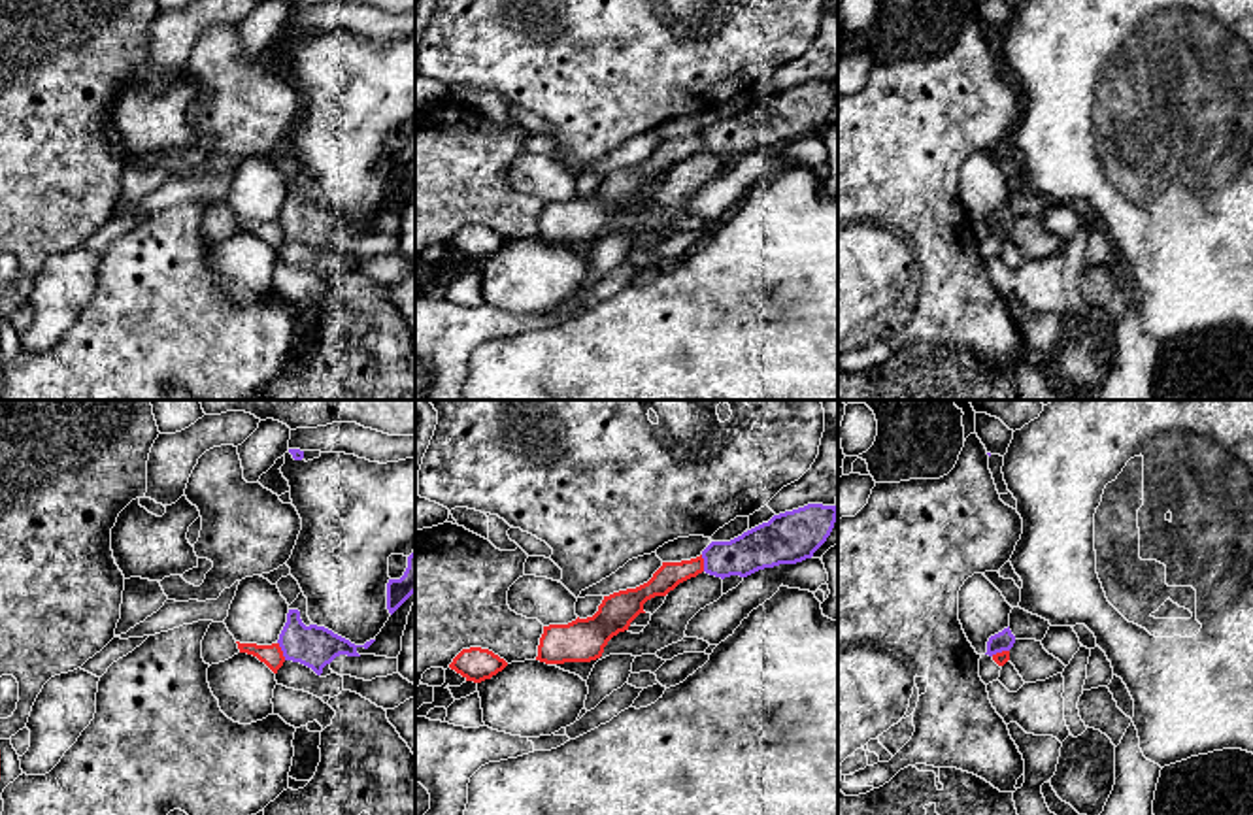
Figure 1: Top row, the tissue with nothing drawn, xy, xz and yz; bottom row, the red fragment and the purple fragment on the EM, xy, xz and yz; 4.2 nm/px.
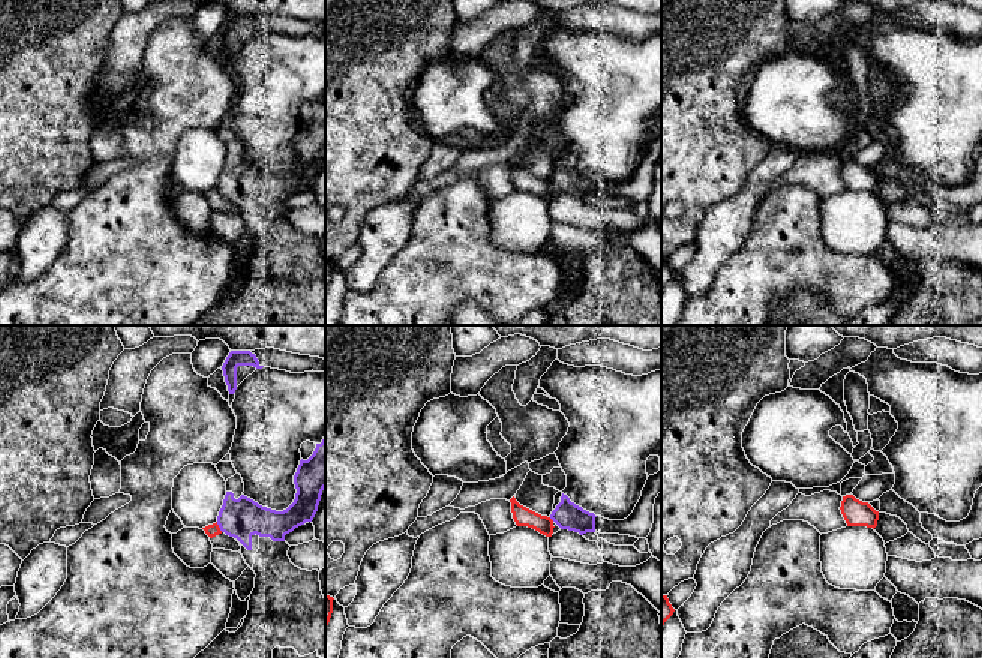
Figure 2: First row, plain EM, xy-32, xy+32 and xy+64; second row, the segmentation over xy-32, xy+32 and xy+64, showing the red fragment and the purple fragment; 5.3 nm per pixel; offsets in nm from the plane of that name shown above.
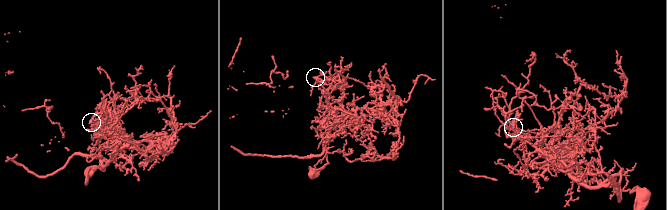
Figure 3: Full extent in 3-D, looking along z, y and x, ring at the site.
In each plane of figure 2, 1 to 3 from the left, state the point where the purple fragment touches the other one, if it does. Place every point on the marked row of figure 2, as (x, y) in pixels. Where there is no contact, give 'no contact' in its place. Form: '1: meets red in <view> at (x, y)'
1: meets red in xy-32 at (218, 526)
2: meets red in xy+32 at (550, 519)
3: no contact

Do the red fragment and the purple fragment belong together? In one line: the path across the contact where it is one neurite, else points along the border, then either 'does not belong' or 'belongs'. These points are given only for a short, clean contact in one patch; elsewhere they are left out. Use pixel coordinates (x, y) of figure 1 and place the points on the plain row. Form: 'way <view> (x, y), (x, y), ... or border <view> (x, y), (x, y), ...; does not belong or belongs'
border xy (278, 219), (285, 236); does not belong

